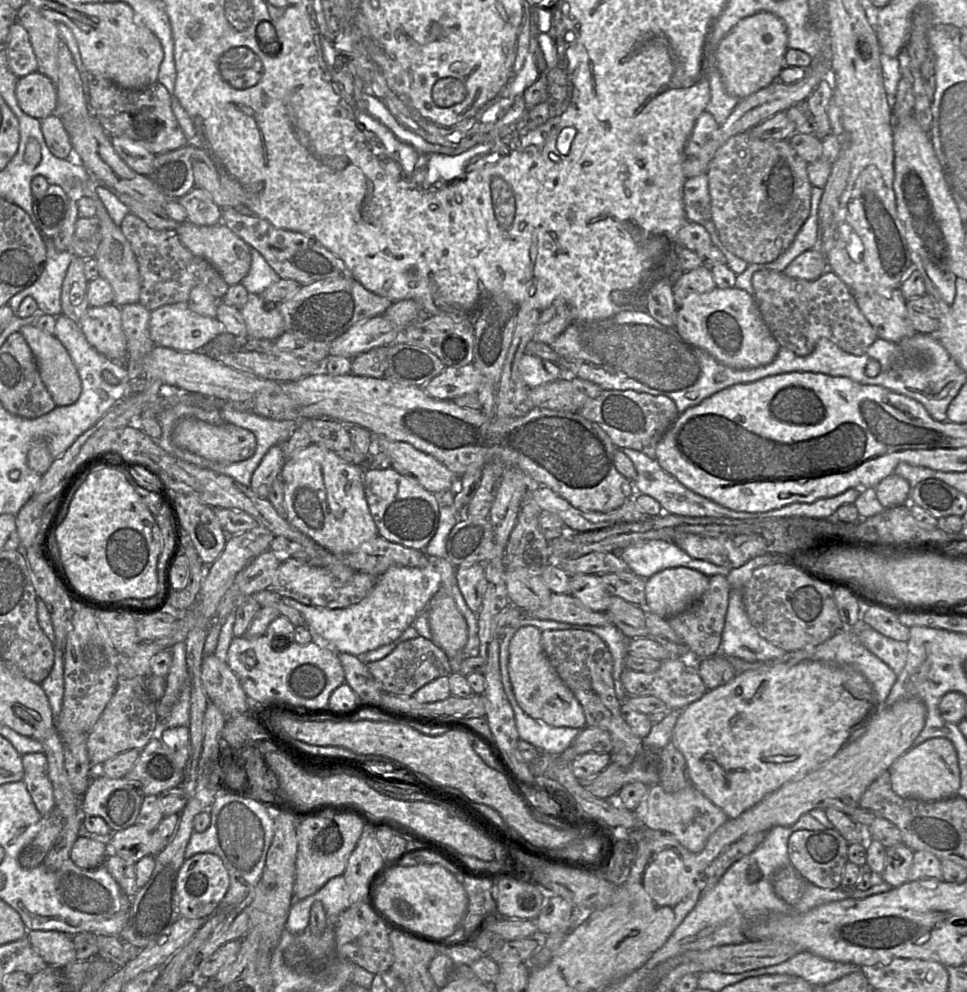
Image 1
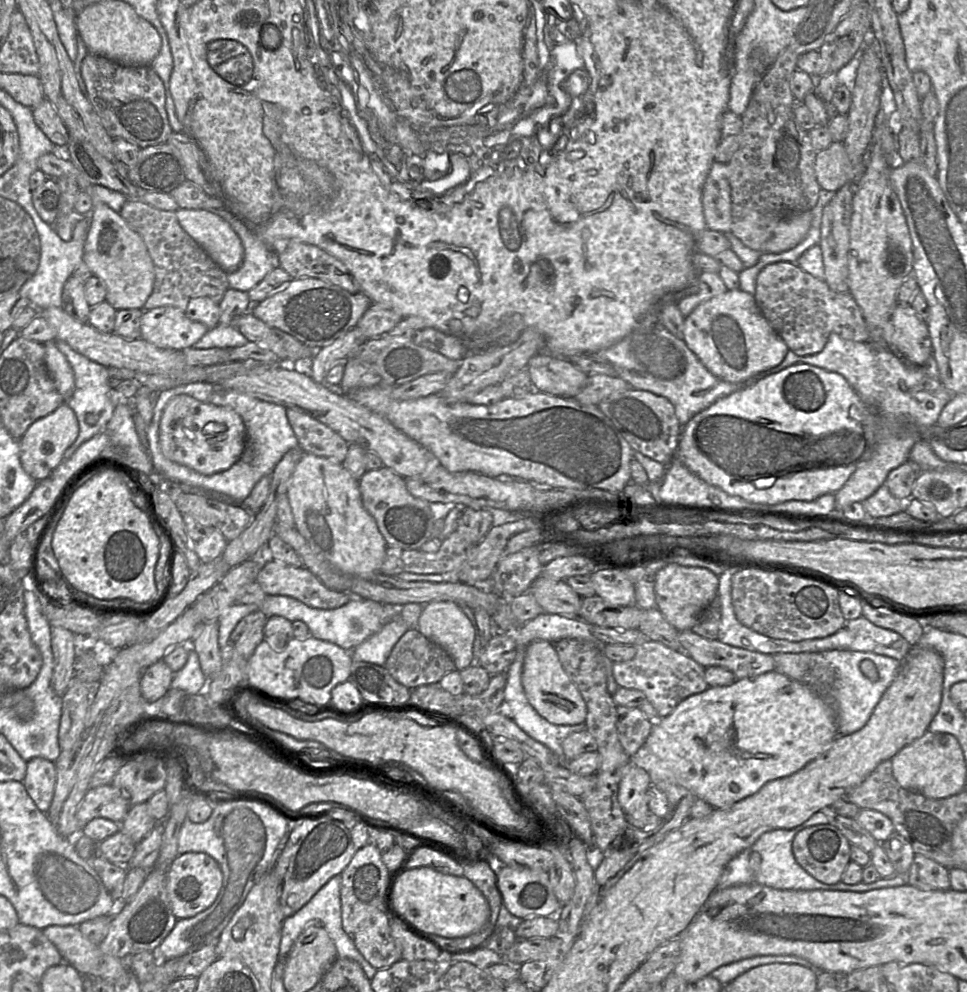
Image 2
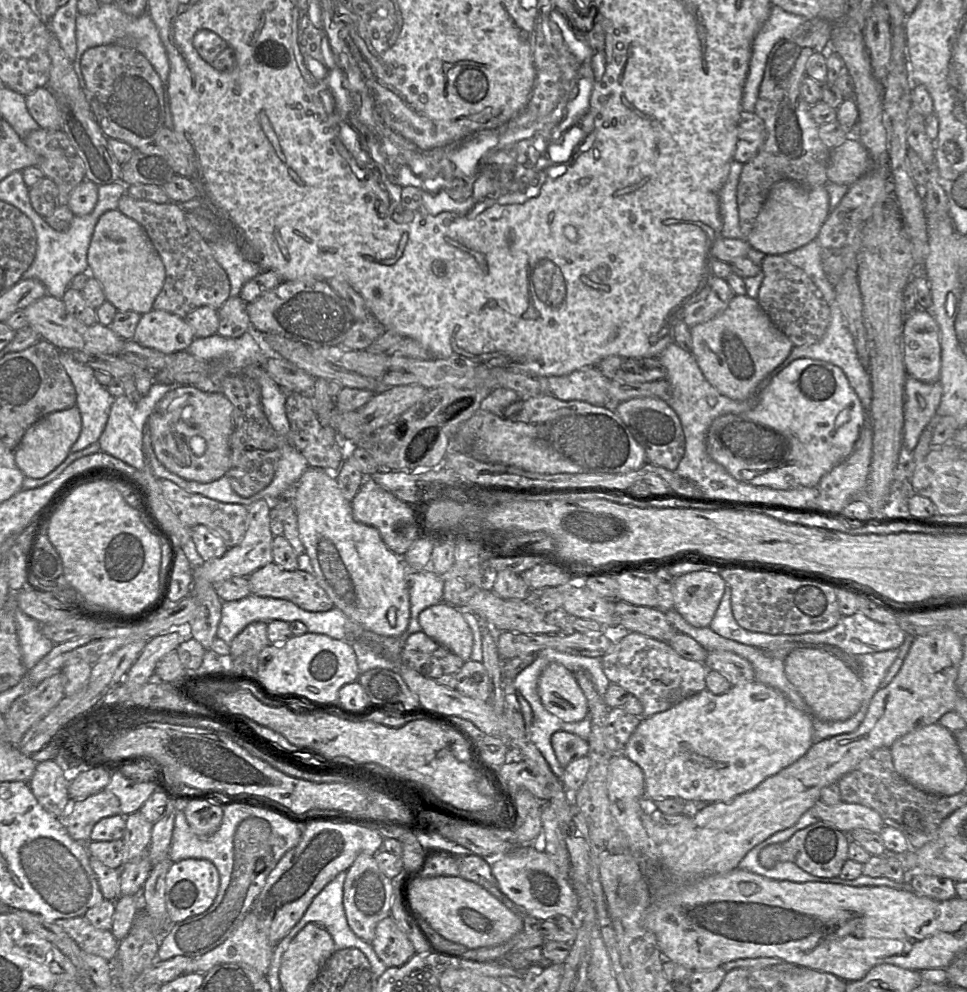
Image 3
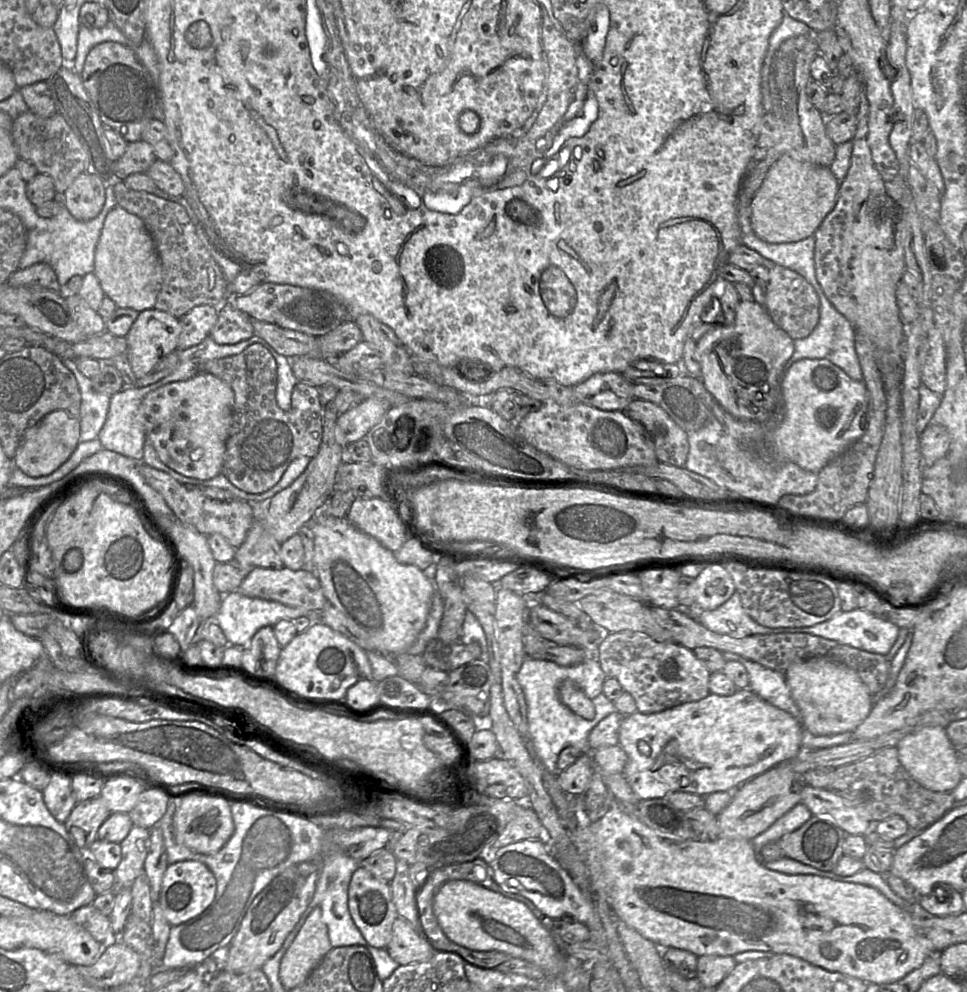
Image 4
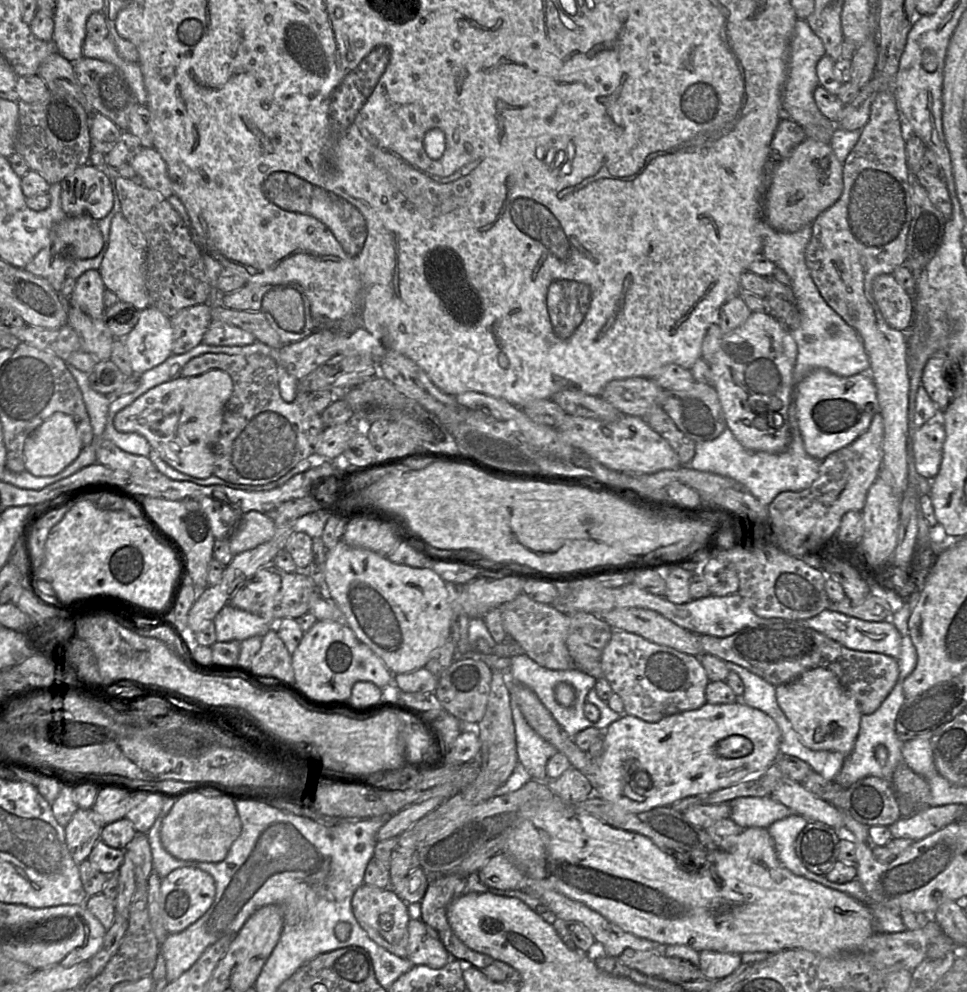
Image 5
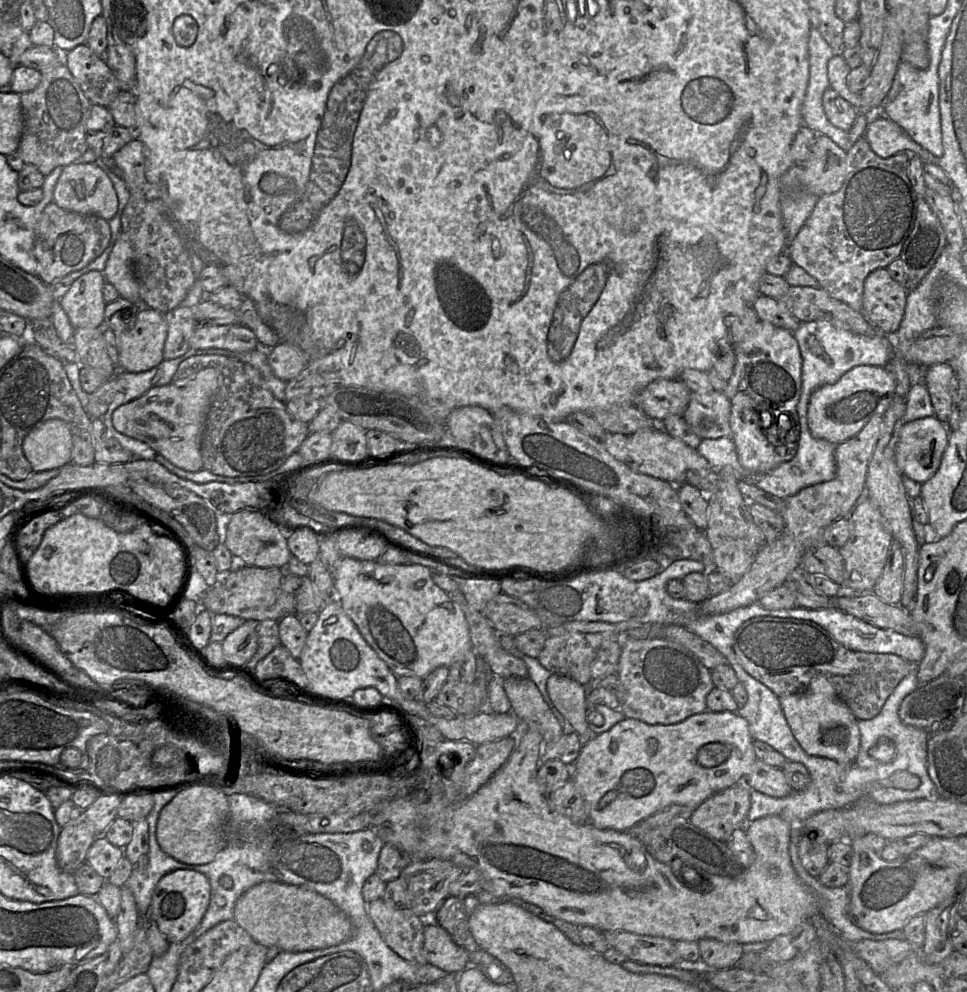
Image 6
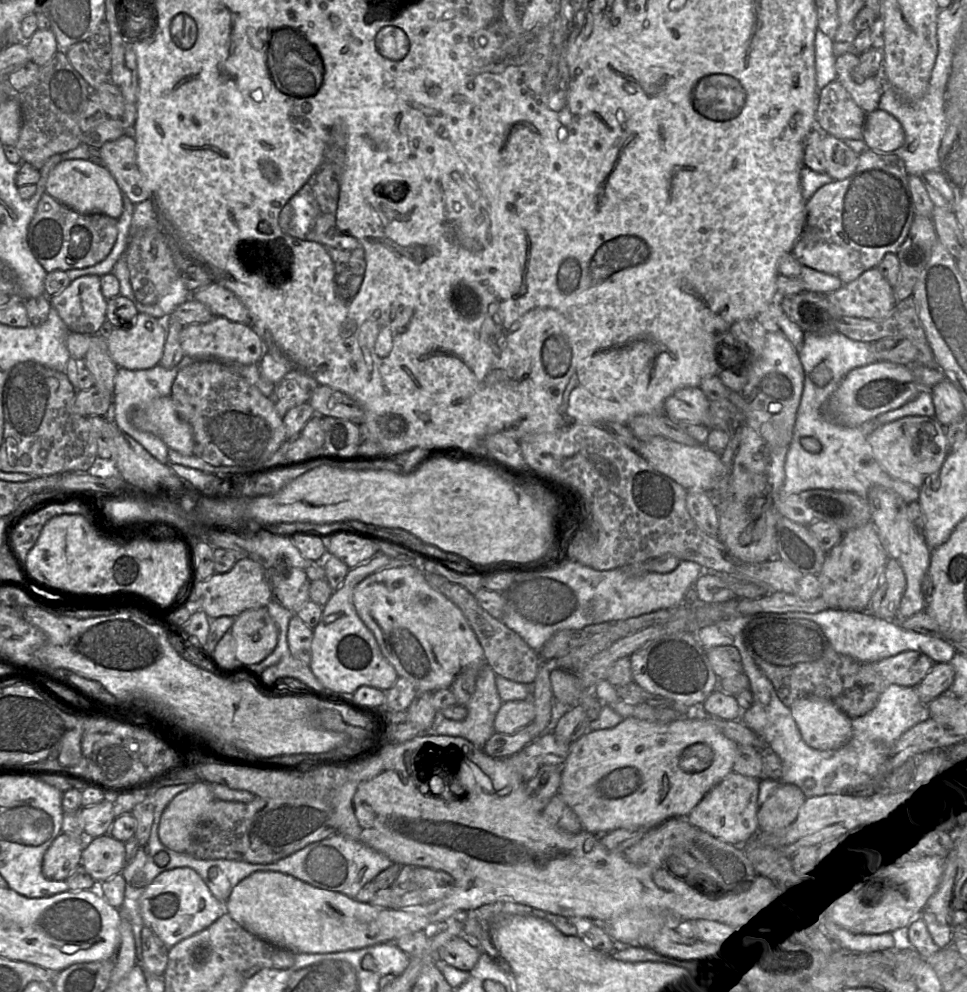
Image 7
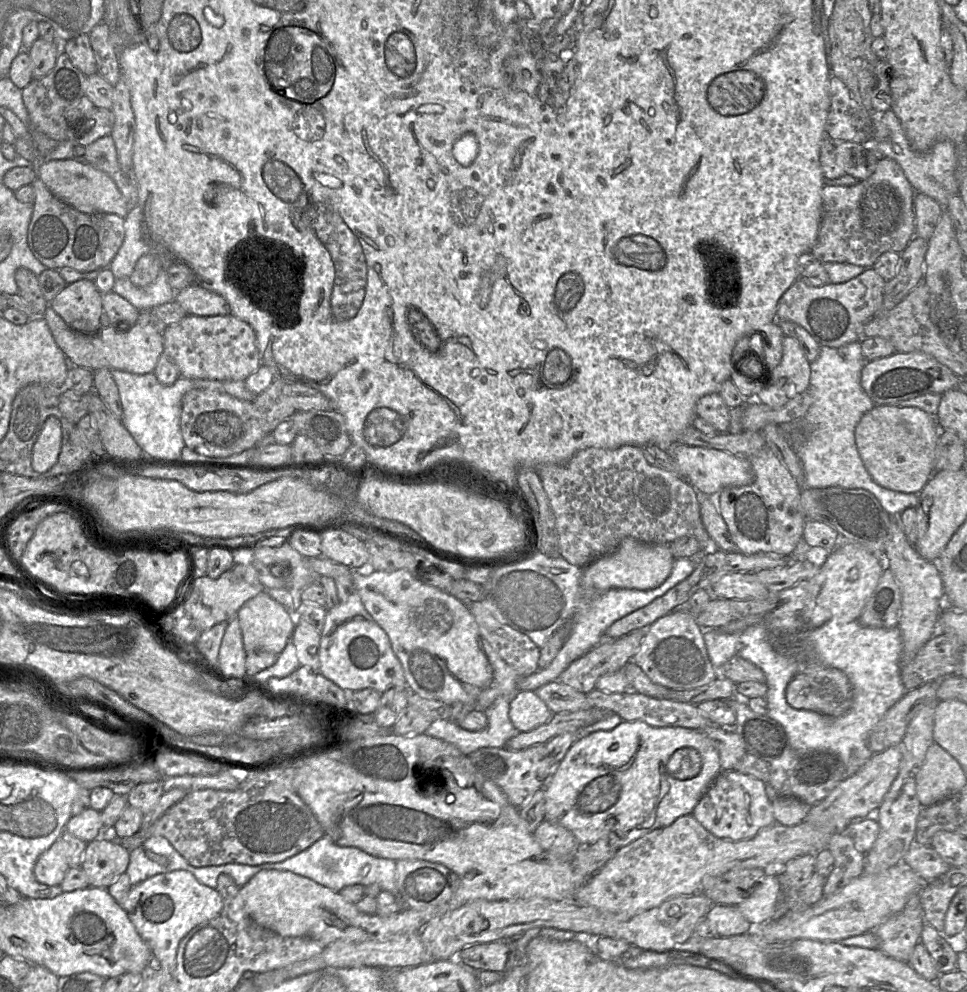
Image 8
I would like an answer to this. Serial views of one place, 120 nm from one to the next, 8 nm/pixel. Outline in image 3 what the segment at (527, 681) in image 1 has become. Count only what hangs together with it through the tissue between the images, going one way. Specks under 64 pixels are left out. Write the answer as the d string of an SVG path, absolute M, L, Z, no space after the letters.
M552 662L543 669L538 693L544 707L565 722L577 722L588 715L588 702L574 673L562 664Z

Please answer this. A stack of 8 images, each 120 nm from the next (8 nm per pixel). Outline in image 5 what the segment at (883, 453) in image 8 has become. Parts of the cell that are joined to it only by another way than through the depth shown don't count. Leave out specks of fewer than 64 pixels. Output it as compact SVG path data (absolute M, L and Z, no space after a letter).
M941 415L912 430L910 442L915 469L928 480L934 479L939 471L945 438Z

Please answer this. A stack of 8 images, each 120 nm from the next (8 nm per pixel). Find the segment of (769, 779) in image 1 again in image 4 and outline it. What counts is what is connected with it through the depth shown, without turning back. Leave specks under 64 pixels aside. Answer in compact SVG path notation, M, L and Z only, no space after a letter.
M749 688L737 689L731 696L710 693L699 701L679 704L661 712L645 714L636 711L623 716L618 745L628 759L622 773L641 800L663 798L671 792L702 797L715 792L732 792L752 778L794 758L802 750L803 730L799 720L766 702Z

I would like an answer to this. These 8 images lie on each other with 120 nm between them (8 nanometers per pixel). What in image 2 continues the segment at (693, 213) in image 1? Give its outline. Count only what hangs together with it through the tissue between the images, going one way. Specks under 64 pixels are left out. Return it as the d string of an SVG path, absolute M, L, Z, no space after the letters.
M713 162L702 189L703 213L707 228L728 234L731 231L731 189L727 165Z

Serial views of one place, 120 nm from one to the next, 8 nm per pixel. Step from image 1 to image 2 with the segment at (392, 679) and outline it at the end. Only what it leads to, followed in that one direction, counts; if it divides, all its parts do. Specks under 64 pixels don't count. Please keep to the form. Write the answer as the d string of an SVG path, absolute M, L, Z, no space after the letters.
M409 629L398 640L386 660L384 668L398 683L410 690L415 690L423 685L439 683L444 675L456 670L452 658L442 647L414 629Z

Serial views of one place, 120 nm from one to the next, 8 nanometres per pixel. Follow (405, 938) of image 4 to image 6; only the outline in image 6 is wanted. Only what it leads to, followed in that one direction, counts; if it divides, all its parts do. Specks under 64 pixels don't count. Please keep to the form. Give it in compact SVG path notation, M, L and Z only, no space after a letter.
M426 923L424 925L424 950L427 962L446 971L447 973L459 974L465 969L470 960L468 952L457 945L450 934L438 924Z

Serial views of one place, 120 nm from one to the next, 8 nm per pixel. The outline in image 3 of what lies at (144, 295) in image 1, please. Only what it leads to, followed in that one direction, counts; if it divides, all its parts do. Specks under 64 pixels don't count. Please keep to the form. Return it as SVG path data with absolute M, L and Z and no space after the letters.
M125 193L121 196L117 209L146 230L165 266L164 285L153 303L153 310L167 311L185 318L201 306L221 308L230 297L228 275L215 259L209 243L188 222L186 212L180 205L138 200Z

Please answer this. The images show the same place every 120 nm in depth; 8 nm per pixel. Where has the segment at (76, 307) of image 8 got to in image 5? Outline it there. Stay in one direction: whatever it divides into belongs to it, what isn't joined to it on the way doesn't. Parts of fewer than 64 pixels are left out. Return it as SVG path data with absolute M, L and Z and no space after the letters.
M96 269L87 270L76 279L75 288L69 297L70 305L78 307L92 318L102 319L106 310L105 289L100 272Z

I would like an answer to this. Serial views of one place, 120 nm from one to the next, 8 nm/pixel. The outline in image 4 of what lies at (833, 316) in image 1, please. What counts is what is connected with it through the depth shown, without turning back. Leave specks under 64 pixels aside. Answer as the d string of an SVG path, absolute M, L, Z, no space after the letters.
M778 264L769 269L764 308L773 322L793 340L809 336L819 320L819 298L813 286L797 272Z

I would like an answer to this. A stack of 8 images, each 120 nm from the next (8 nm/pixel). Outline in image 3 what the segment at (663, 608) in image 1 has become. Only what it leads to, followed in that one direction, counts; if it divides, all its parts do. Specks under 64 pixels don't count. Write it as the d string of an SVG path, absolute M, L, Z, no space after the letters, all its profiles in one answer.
M694 571L675 577L673 608L692 626L710 627L726 582L717 573Z

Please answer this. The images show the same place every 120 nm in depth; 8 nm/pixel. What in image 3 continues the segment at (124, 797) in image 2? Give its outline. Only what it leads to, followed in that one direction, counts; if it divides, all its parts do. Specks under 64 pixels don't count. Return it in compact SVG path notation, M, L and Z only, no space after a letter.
M102 790L85 799L71 802L68 811L61 819L75 841L87 843L97 822L117 814L121 814L117 798Z

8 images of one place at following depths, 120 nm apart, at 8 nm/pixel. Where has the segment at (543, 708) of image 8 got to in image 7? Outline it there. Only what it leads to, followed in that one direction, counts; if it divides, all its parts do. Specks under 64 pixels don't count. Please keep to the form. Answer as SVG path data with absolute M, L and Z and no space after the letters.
M531 697L513 700L501 705L494 720L496 733L514 733L534 721L535 706Z

